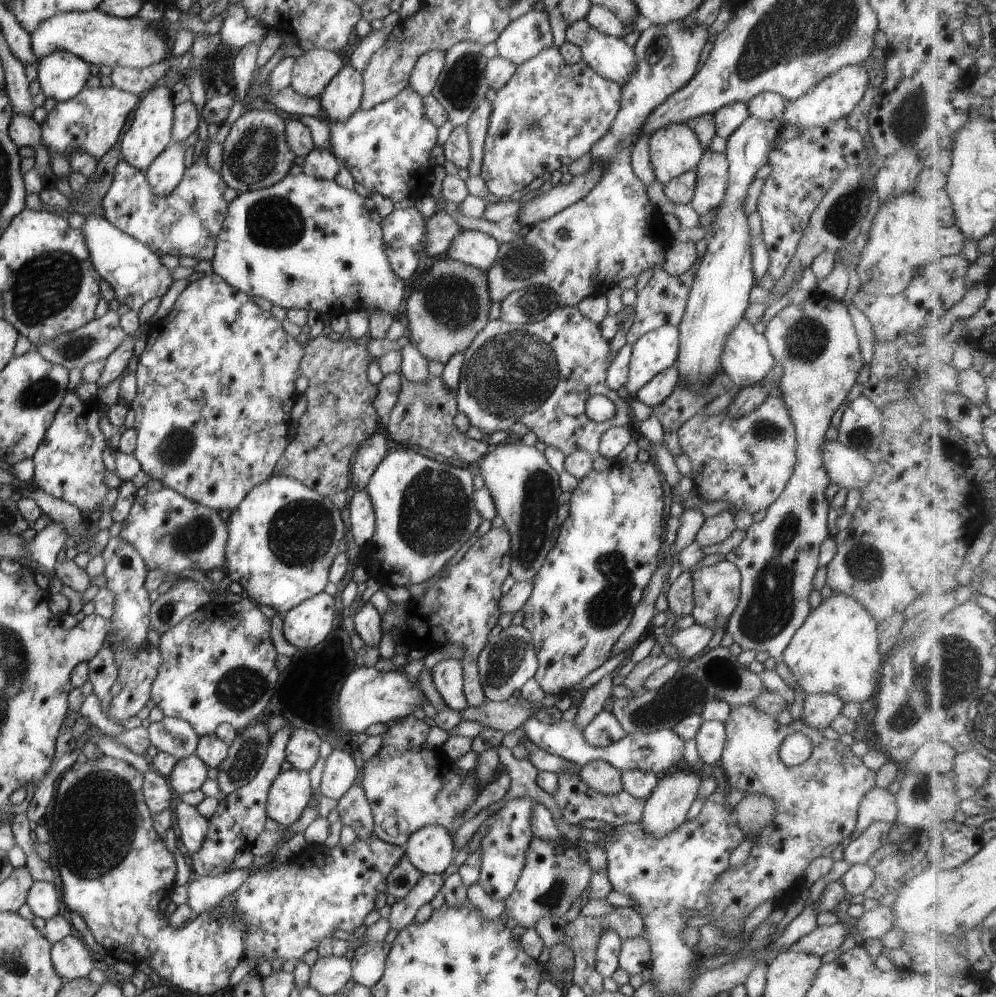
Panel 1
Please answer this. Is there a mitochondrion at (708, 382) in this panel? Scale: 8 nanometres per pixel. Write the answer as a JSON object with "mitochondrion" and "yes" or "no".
{"mitochondrion":"no"}

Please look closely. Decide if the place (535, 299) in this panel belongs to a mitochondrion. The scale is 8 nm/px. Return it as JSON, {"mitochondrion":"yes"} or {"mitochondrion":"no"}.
{"mitochondrion":"yes"}

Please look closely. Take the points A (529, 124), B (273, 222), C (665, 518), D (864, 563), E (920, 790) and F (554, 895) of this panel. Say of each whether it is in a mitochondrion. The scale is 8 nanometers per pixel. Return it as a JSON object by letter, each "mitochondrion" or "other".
{"A":"mitochondrion","B":"mitochondrion","C":"other","D":"mitochondrion","E":"mitochondrion","F":"mitochondrion"}

